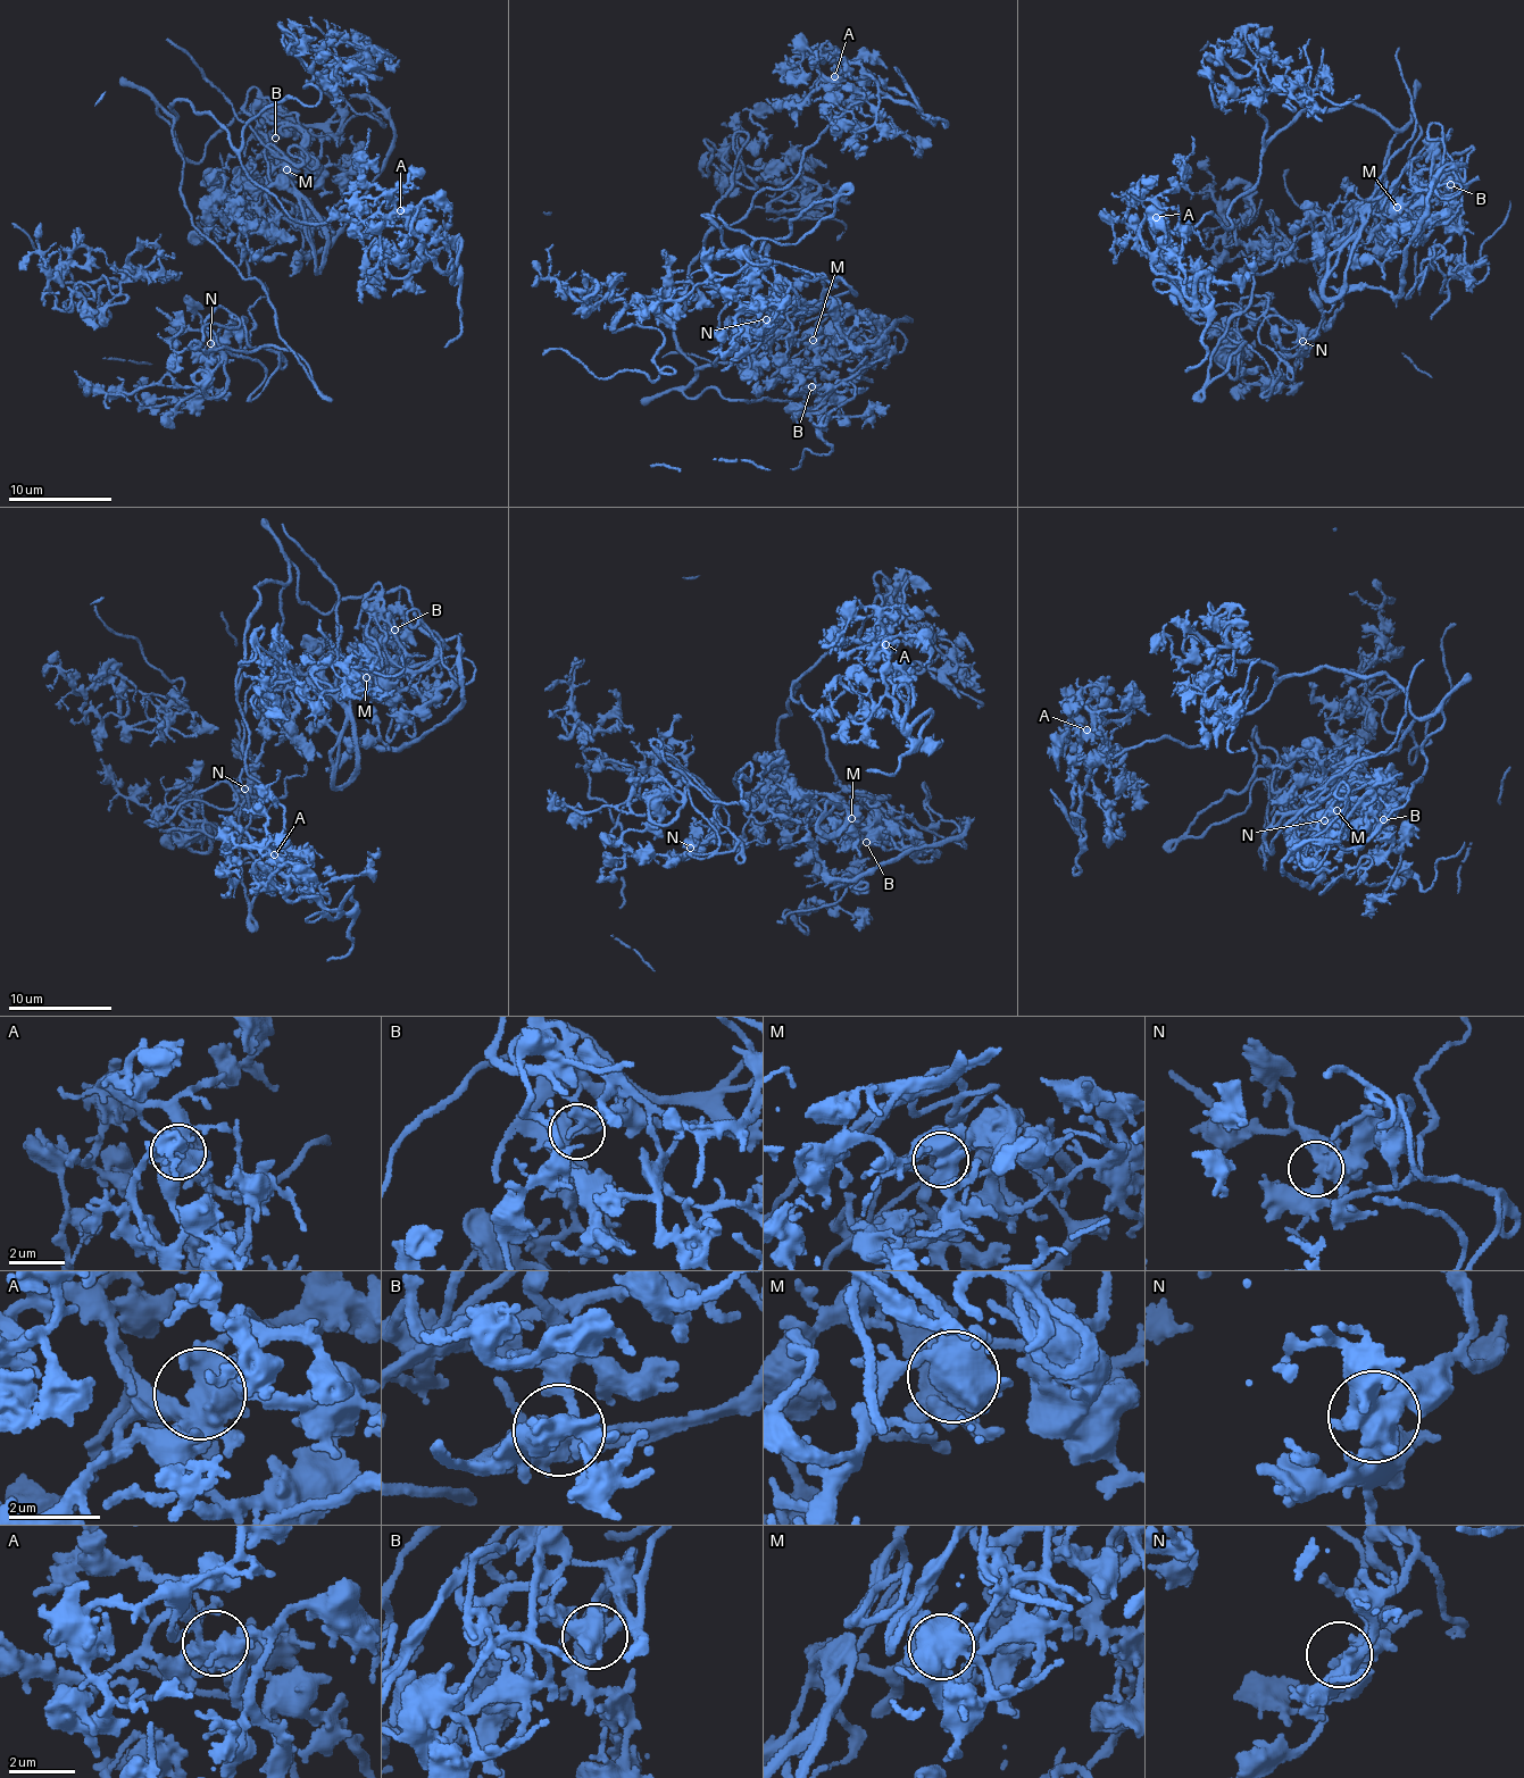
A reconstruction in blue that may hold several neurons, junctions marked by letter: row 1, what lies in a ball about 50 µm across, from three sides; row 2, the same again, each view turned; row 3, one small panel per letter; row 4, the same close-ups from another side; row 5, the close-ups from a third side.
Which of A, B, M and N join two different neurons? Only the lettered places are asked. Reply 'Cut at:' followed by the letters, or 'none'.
Cut at: none

